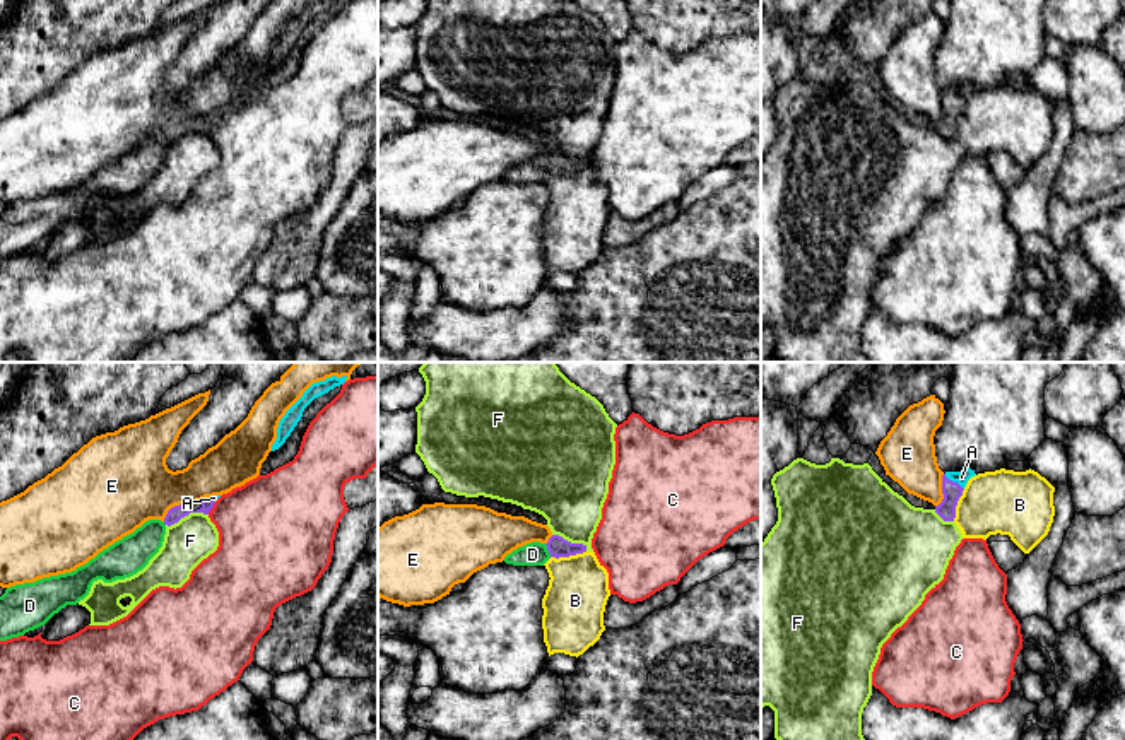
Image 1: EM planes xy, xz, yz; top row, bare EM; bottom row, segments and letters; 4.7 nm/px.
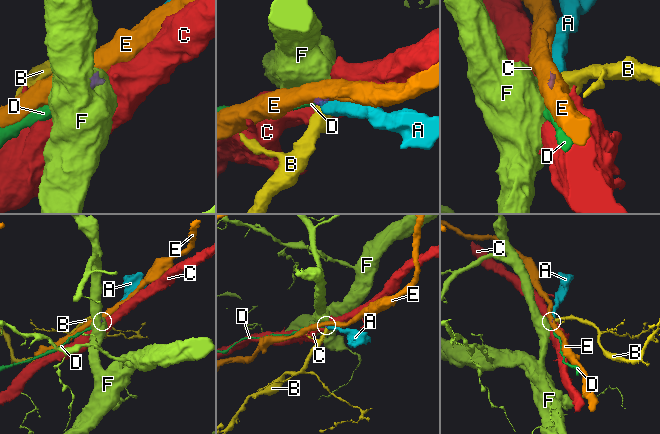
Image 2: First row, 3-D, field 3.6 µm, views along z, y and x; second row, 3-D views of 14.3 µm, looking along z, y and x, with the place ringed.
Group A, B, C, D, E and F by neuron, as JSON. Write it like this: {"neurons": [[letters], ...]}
{"neurons": [["A", "D"], ["B", "F"], ["C"], ["E"]]}

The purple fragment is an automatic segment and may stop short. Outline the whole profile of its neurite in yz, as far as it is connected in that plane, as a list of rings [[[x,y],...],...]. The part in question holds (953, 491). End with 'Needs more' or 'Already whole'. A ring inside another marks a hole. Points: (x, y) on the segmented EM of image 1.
[[[964,468],[961,472],[945,472],[942,475],[942,494],[944,499],[939,506],[935,506],[935,513],[944,521],[954,521],[956,518],[956,506],[963,490],[971,477],[975,477],[975,470]]]. Needs more

